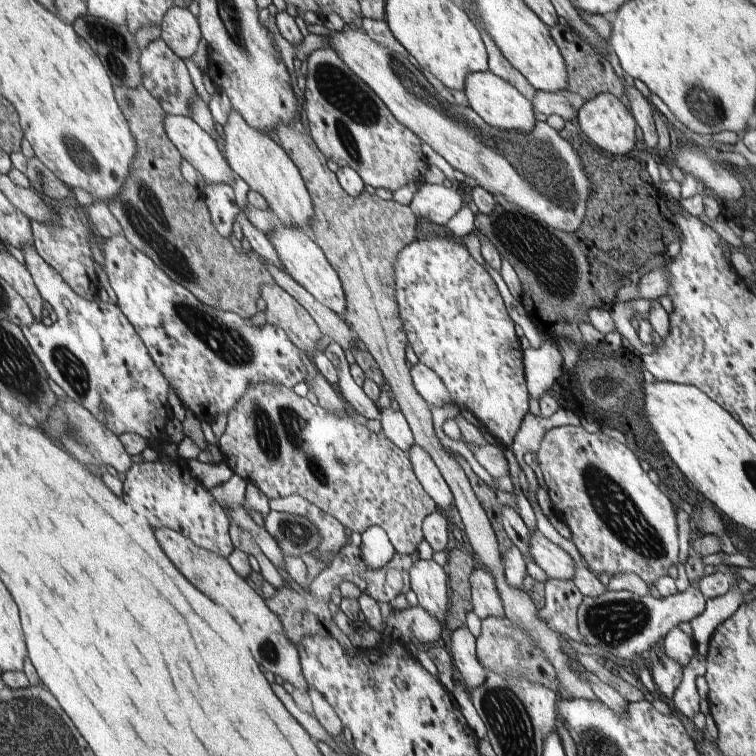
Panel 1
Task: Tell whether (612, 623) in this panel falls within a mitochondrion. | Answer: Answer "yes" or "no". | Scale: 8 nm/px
yes

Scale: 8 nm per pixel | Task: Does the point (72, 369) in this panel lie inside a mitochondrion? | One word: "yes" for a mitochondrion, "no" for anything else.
yes

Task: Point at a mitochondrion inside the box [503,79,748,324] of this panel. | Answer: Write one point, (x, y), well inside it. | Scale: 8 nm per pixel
(704, 106)

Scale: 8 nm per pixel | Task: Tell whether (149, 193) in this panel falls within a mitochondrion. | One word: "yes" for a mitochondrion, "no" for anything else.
yes

